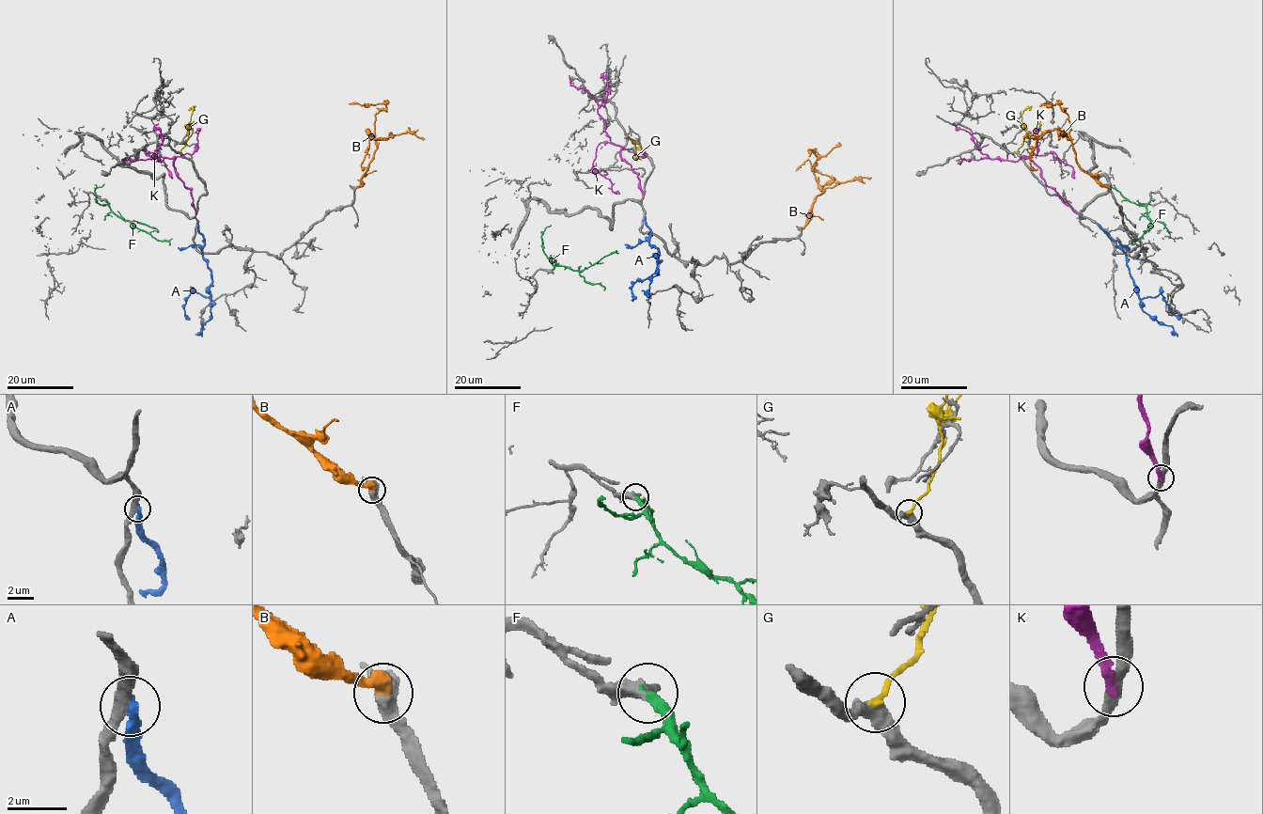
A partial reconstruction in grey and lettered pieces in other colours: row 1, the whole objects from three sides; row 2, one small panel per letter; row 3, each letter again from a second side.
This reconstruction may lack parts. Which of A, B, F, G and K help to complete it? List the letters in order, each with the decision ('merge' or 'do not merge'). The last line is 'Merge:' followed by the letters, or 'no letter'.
A: do not merge
B: merge
F: merge
G: do not merge
K: do not merge
Merge: B, F

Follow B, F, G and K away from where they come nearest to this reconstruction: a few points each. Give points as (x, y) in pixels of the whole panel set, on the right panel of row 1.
B: (1109, 188), (1080, 166), (1068, 134), (1068, 115), (1058, 103), (1040, 104), (1052, 103)
F: (1150, 200), (1146, 212), (1151, 226), (1130, 244)
G: (1016, 151), (1026, 134), (1021, 121), (1022, 112), (1029, 110)
K: (1075, 212), (1046, 184), (1040, 169), (1028, 158), (1016, 161), (990, 158), (980, 152), (967, 132), (953, 123)

